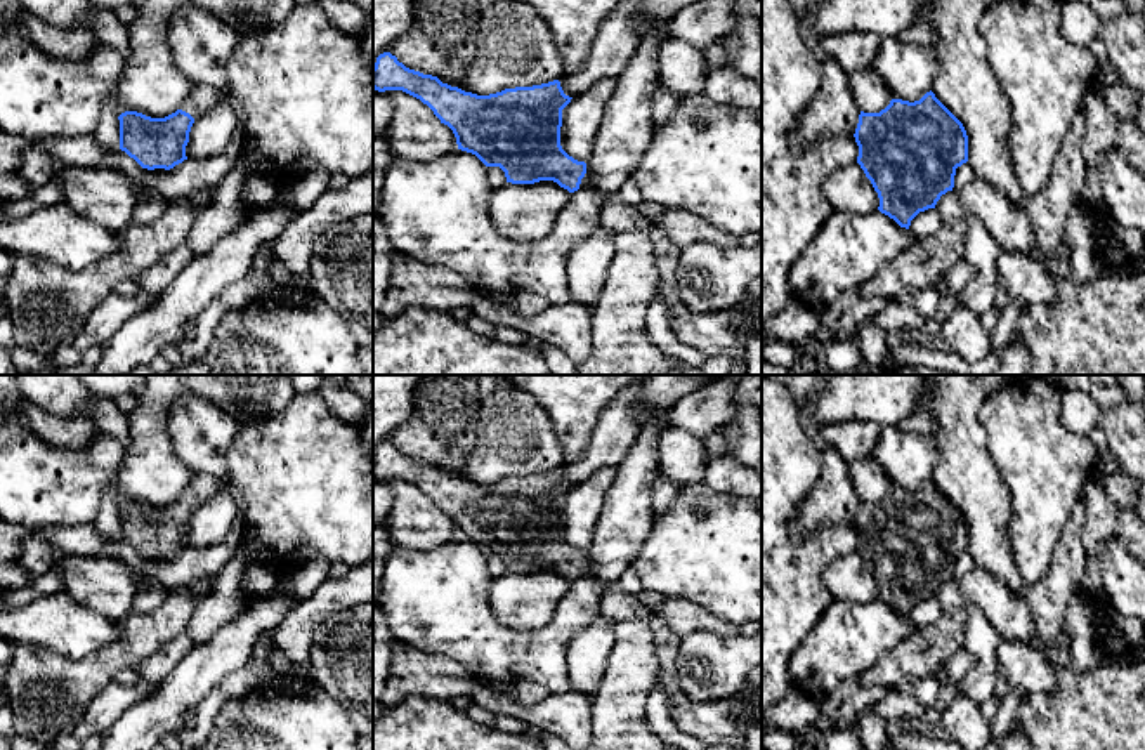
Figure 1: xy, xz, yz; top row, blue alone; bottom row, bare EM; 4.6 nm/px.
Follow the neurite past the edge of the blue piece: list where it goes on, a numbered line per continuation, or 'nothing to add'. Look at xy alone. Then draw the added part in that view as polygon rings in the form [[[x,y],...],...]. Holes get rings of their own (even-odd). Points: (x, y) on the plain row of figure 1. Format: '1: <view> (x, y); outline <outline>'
1: xy (202, 486); outline [[[193,472],[180,498],[189,502],[194,509],[208,502],[226,481],[217,479],[206,472]]]

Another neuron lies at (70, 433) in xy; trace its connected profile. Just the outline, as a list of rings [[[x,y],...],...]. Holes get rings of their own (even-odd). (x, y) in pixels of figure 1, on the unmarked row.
[[[28,399],[19,403],[17,417],[43,441],[69,451],[87,448],[99,432],[90,418],[54,415]]]

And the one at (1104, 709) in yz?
[[[1105,658],[1096,670],[1083,675],[1057,665],[1057,688],[1024,696],[1015,727],[1027,736],[1030,750],[1145,750],[1145,661]]]

